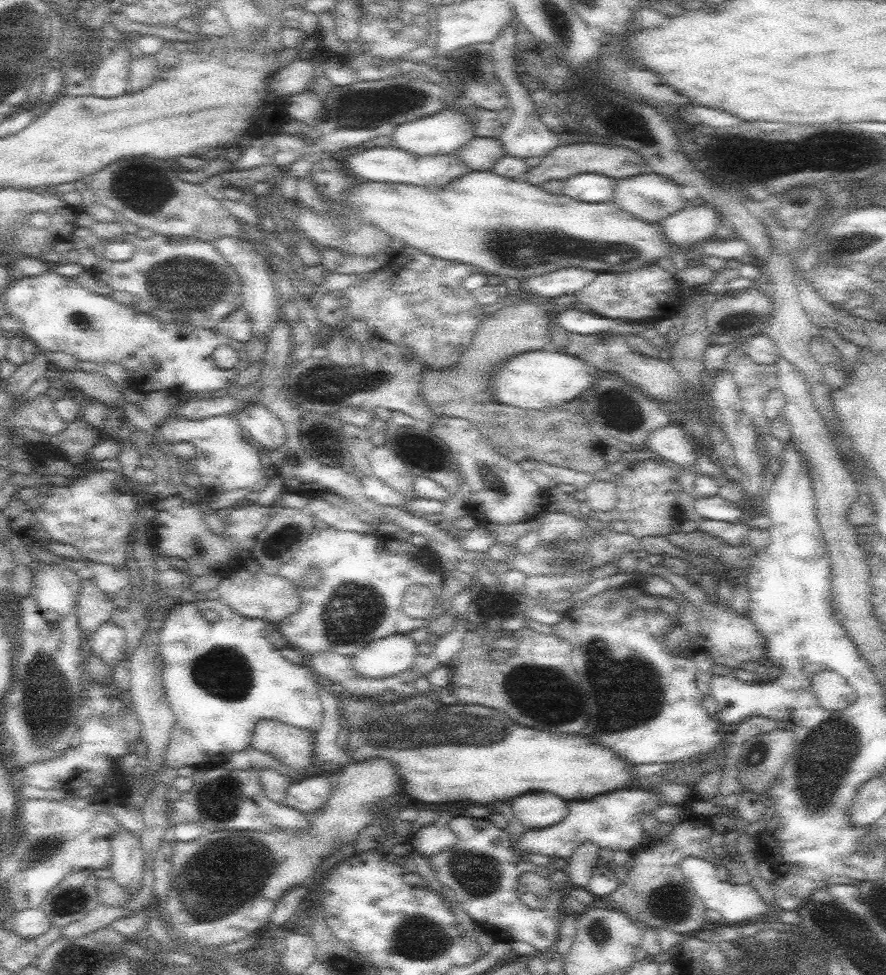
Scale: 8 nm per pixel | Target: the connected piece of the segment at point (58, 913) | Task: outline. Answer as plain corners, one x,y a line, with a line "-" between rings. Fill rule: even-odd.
92,868
78,870
46,896
39,908
50,920
51,927
66,927
98,907
97,877
90,872

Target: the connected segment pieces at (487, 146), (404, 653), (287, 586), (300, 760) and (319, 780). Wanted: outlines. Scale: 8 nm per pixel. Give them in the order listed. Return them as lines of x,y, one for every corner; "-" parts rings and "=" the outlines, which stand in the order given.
474,137
458,150
460,160
472,171
486,171
496,165
506,152
499,138
=
408,633
379,638
351,656
354,670
364,678
376,679
415,669
417,645
=
246,570
233,571
223,576
216,591
218,598
222,599
230,608
248,618
262,618
278,624
284,618
298,612
300,609
300,592
296,590
292,581
278,574
265,573
263,570
250,573
=
274,719
258,722
252,733
250,746
260,752
273,754
278,760
293,768
294,772
310,770
316,732
302,729
=
327,774
308,777
301,782
292,782
286,789
286,805
308,815
320,811
330,795
333,787

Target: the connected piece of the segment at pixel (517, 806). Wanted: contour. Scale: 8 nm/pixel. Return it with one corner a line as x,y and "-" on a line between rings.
538,790
536,794
522,794
510,802
514,814
526,828
543,829
554,826
568,816
568,802
548,792

